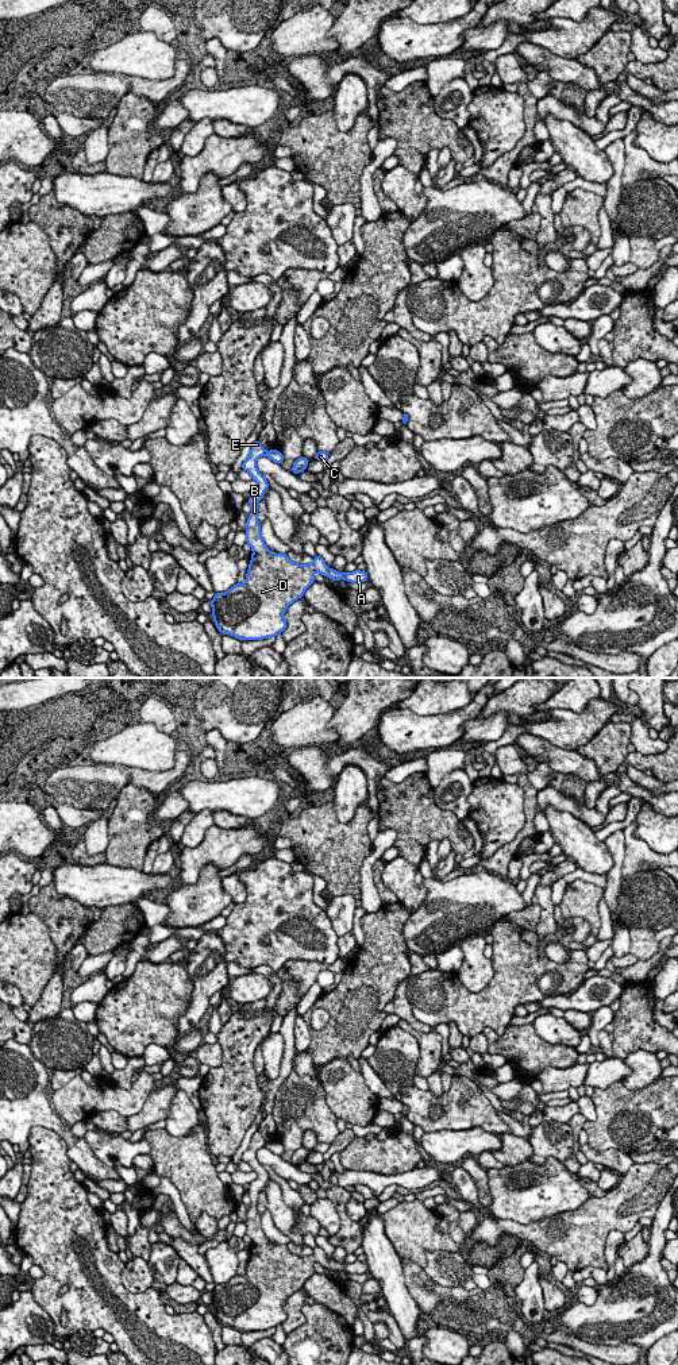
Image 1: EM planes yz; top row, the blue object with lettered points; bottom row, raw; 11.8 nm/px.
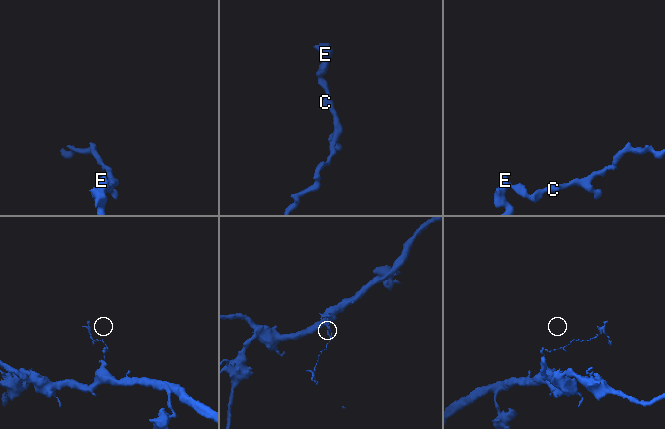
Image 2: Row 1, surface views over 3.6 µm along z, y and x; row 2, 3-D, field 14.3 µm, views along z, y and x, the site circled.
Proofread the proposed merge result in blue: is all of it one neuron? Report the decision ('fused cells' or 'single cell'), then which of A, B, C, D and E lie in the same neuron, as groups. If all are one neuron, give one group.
fused cells; groups A B D E / C

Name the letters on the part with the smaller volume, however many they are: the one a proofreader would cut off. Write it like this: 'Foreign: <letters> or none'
Foreign: C

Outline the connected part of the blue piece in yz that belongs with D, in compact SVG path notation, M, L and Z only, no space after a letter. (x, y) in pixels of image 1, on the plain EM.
M255 1131L242 1161L251 1167L258 1177L250 1183L247 1191L251 1206L246 1214L246 1234L251 1238L251 1252L243 1275L235 1275L228 1283L215 1284L212 1308L221 1326L239 1331L262 1331L282 1324L288 1315L284 1306L289 1296L303 1289L305 1281L315 1273L315 1264L332 1272L344 1270L363 1275L367 1262L339 1264L328 1260L325 1252L316 1246L311 1256L293 1254L286 1245L271 1243L261 1223L258 1196L269 1173L257 1160L257 1152L266 1145L262 1134Z

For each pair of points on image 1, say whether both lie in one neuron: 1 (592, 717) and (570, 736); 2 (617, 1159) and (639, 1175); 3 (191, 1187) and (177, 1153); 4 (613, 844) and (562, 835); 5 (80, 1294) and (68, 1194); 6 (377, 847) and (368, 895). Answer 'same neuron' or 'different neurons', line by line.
1: same neuron
2: different neurons
3: same neuron
4: different neurons
5: same neuron
6: same neuron

